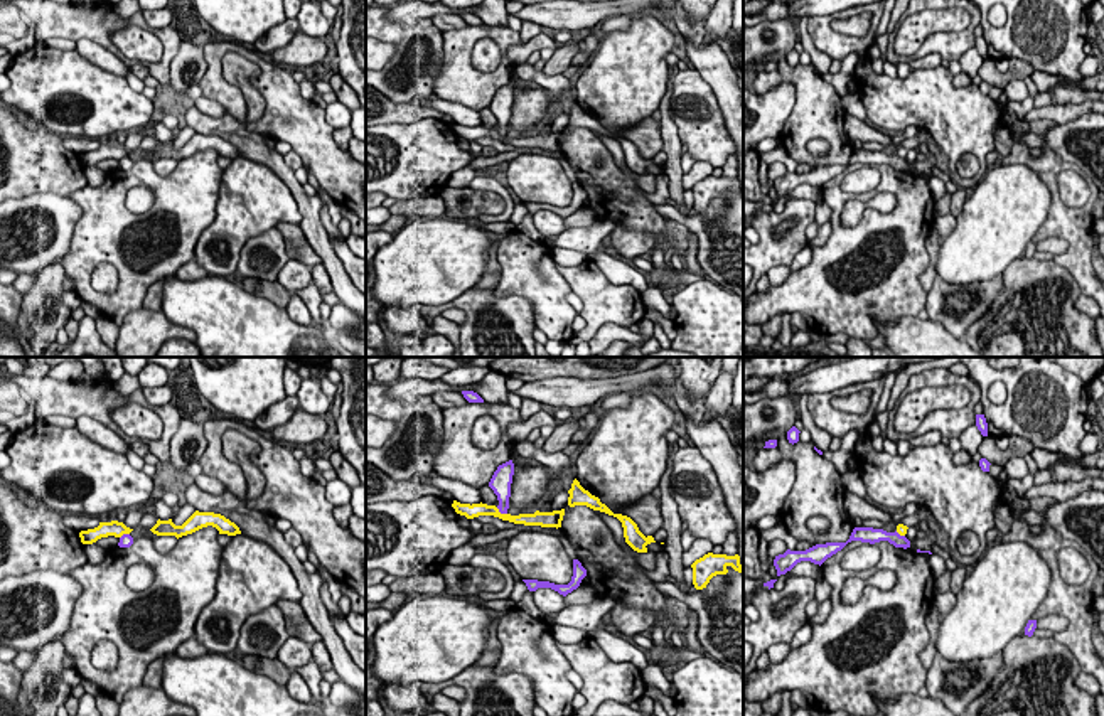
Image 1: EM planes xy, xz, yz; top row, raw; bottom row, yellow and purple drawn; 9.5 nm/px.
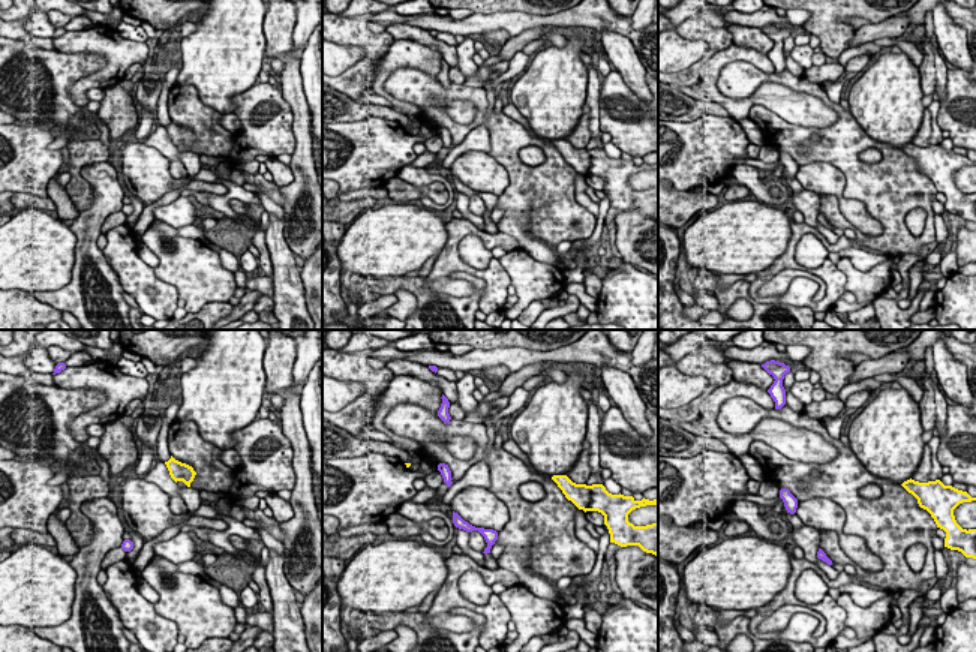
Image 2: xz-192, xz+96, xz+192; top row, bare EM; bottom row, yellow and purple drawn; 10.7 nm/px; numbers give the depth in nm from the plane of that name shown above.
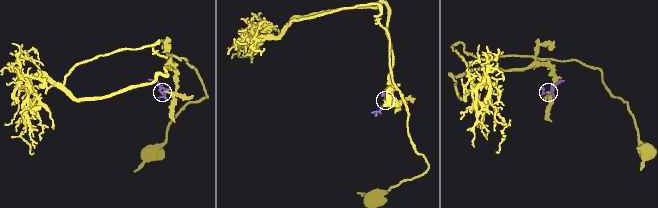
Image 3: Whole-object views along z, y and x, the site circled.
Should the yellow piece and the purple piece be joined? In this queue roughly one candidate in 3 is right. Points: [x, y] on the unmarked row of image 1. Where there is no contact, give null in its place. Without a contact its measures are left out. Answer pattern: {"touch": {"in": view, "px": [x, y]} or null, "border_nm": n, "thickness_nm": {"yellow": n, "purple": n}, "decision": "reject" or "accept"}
{"touch": {"in": "xz", "px": [499, 135]}, "border_nm": 130, "thickness_nm": {"yellow": 130, "purple": 170}, "decision": "reject"}

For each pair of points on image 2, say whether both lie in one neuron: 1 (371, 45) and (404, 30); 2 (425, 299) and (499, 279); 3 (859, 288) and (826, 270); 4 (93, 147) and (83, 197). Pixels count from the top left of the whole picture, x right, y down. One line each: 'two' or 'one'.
1: two
2: two
3: two
4: one

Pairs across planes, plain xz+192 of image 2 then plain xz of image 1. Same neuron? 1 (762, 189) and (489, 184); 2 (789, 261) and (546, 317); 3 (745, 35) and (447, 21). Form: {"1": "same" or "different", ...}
{"1": "same", "2": "same", "3": "same"}

